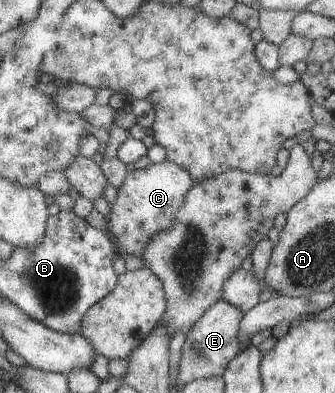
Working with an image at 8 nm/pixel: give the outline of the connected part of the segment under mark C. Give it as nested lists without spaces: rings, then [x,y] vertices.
[[[167,158],[160,163],[151,163],[142,169],[127,172],[117,199],[109,203],[110,211],[105,215],[108,227],[106,235],[116,247],[117,258],[123,255],[140,257],[150,237],[154,237],[156,232],[170,229],[186,193],[194,184],[190,171]]]

